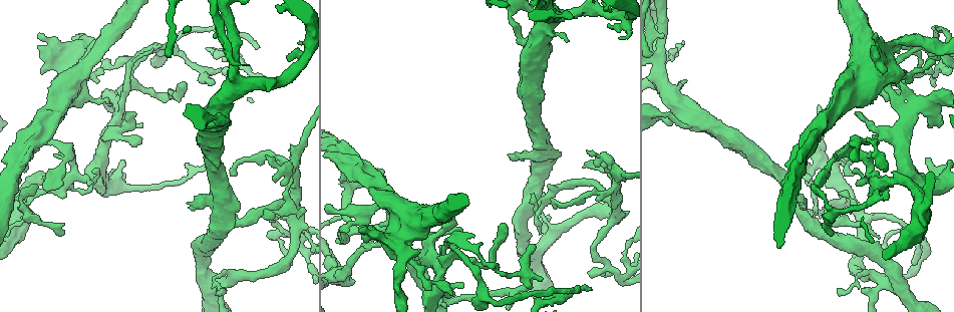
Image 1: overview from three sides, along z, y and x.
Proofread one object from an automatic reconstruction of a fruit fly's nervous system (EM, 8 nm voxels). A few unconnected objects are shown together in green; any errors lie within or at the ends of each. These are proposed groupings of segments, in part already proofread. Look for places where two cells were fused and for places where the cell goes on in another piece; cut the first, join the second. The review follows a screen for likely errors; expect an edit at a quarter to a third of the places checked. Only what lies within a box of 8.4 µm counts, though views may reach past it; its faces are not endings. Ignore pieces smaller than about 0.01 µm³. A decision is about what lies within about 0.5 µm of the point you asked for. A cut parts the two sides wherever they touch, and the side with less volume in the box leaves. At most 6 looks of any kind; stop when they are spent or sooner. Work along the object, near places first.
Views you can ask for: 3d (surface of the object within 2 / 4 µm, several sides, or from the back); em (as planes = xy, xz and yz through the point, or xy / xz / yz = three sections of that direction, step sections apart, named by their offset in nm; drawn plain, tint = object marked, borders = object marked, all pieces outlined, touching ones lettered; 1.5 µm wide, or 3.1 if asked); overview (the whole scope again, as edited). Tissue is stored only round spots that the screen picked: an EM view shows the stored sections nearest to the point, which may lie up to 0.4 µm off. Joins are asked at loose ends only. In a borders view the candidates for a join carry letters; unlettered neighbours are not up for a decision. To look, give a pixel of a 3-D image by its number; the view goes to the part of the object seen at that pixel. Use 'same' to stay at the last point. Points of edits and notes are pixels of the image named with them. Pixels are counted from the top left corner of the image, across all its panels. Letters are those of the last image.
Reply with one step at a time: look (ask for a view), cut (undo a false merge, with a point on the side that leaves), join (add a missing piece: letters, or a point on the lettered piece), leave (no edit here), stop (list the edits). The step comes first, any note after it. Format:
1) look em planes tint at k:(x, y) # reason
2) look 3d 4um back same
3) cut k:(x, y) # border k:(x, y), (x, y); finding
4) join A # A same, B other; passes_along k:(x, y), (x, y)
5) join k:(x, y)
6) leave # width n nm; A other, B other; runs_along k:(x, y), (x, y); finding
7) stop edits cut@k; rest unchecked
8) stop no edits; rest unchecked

look em planes borders at 1:(578, 287) # tapers out

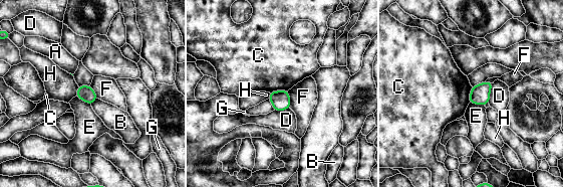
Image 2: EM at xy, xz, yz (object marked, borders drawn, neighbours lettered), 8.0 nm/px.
leave # width 120 nm; A other, B other, C other, D other, E other, F other, G other, H other; border 2:(287, 90), (290, 97), (290, 108); no lettered piece goes on from it

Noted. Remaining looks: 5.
look em planes tint at 1:(162, 52) # abrupt turn

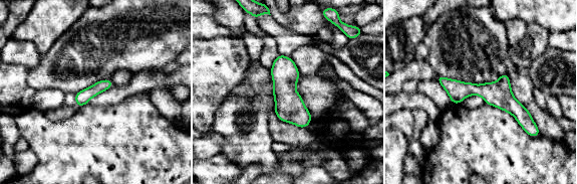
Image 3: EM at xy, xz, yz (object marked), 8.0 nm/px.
look em planes borders same # see the neighbours

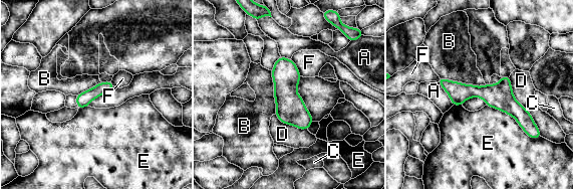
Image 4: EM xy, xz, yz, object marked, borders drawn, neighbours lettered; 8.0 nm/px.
leave # A other, B other, C other, D other, E other, F other; runs_along 4:(441, 80), (499, 96), (531, 128); all the same cell

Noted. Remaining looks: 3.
look em planes borders at 1:(832, 214) # a fork

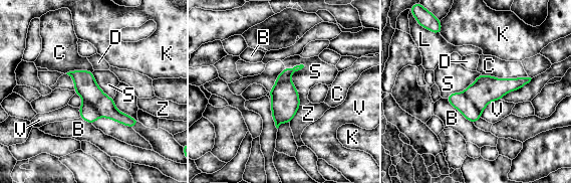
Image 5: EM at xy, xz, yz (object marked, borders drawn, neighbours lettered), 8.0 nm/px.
leave # B other, C other, D other, K other, L other, S other, V other, Z other; all the same cell

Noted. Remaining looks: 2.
stop no edits; rest unchecked

